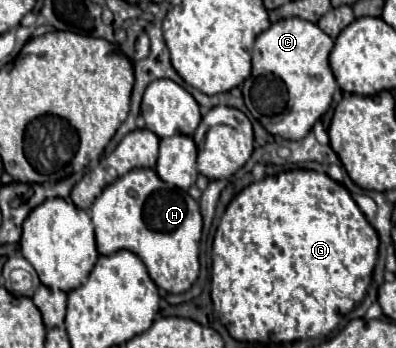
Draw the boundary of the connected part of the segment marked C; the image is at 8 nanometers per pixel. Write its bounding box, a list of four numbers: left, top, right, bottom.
[243,18,339,140]

